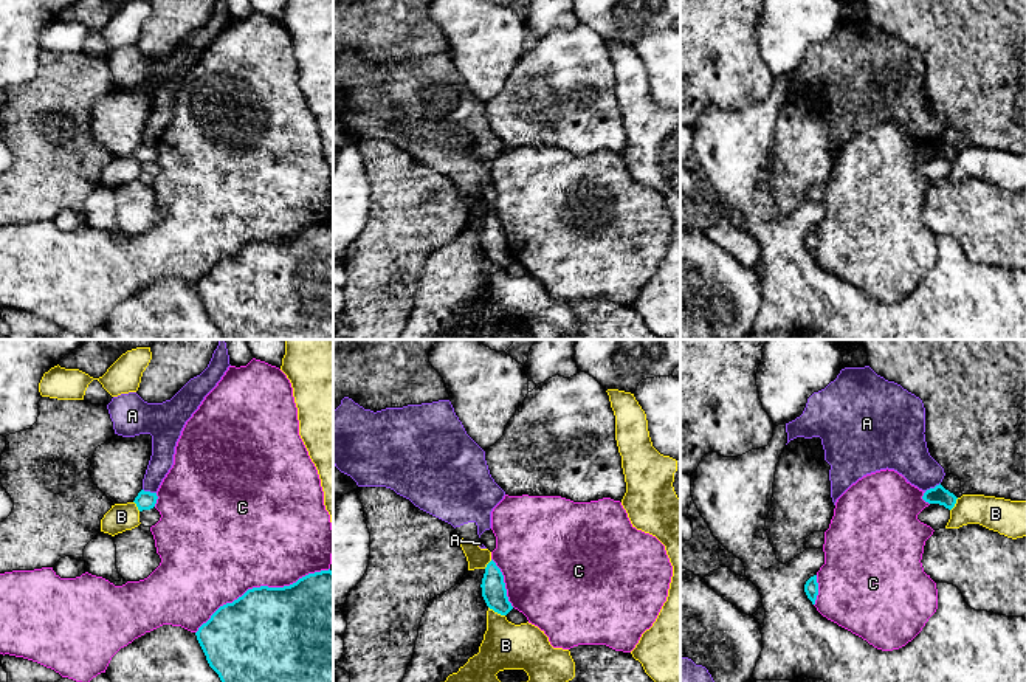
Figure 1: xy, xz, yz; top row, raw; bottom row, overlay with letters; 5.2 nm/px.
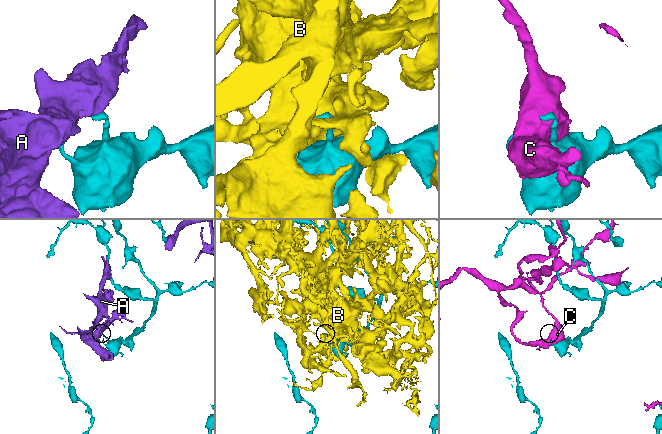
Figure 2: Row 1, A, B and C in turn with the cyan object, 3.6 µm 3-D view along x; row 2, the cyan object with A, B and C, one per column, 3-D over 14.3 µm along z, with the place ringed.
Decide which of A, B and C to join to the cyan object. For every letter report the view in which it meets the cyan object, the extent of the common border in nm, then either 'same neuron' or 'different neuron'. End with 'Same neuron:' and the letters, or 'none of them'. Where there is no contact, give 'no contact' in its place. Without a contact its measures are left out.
A: meets cyan in yz; contact 90 nm long; different neuron
B: meets cyan in xz; contact 100 nm long; different neuron
C: meets cyan in xy; contact 750 nm long; different neuron
Same neuron: none of them

